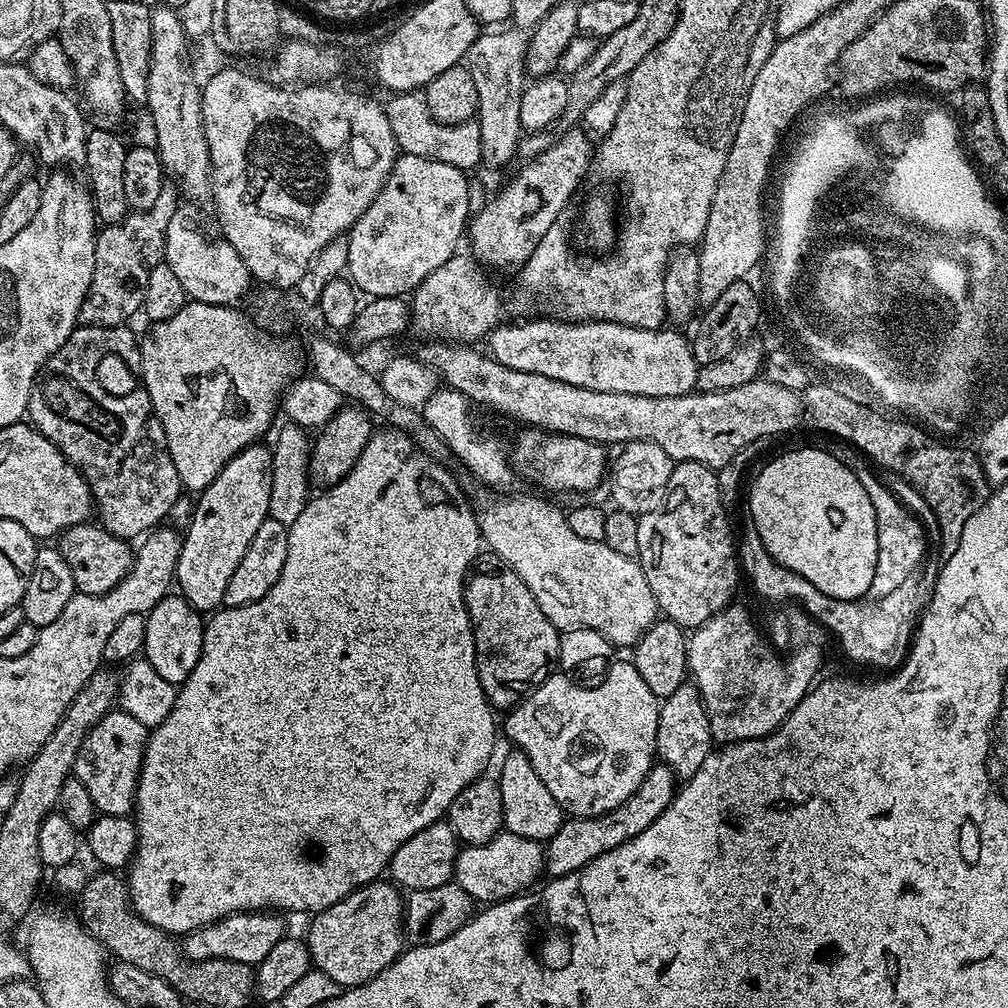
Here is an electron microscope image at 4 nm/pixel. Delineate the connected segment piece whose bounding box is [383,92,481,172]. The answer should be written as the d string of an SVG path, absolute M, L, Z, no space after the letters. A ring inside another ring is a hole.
M401 92L387 97L388 104L383 105L386 118L390 122L390 130L394 130L394 136L397 147L405 154L414 157L429 157L432 160L446 162L453 165L461 171L467 171L481 163L481 130L480 125L475 119L457 124L443 124L433 120L432 115L428 113L428 107L424 101L423 95L416 92Z

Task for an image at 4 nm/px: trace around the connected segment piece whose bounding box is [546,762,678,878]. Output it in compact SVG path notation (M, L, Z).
M653 763L652 769L642 778L642 786L626 798L622 806L610 810L604 816L587 818L568 818L564 825L546 844L546 872L549 877L565 876L571 872L579 872L588 865L588 861L606 854L606 850L614 850L622 846L622 842L630 842L630 838L638 838L654 818L658 818L666 810L678 791L678 777L667 764Z

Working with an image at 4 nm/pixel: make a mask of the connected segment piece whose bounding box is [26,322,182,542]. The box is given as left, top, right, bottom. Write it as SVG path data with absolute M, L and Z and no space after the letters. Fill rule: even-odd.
M84 323L74 329L66 343L44 365L36 384L32 387L26 416L32 427L38 429L84 475L88 482L88 488L92 491L95 515L97 517L100 515L98 517L100 527L105 528L112 536L117 536L119 540L132 542L135 541L135 536L137 538L143 537L157 526L163 525L165 523L164 519L169 519L172 516L172 507L182 499L182 485L178 478L178 470L174 470L174 458L170 458L170 450L166 446L166 434L162 430L160 419L156 417L156 412L152 408L150 394L144 388L144 381L140 374L138 336L135 336L130 330L131 327L128 326L103 328L98 323Z

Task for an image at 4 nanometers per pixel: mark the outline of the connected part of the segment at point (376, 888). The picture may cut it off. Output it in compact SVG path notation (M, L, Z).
M373 882L371 884L363 884L360 888L355 888L346 898L342 898L338 902L334 902L334 906L330 906L325 912L315 913L312 924L312 929L306 935L306 943L308 946L308 953L312 955L312 963L317 969L326 974L330 974L330 978L334 978L334 982L340 985L341 989L345 988L359 988L361 984L370 982L379 972L386 970L400 957L400 953L405 951L406 937L404 935L404 901L405 897L402 895L401 889L395 883L387 882L388 884L380 884L384 882Z

